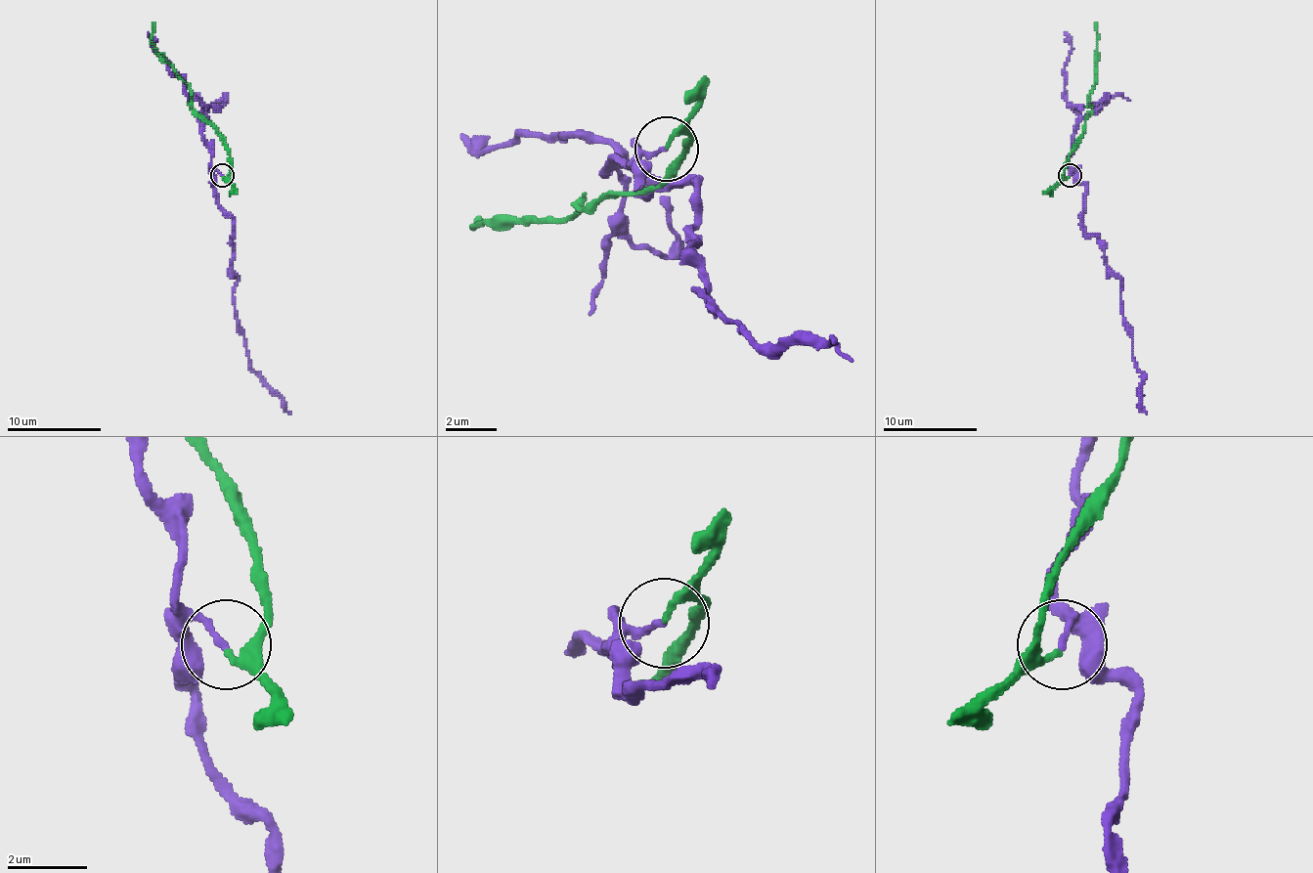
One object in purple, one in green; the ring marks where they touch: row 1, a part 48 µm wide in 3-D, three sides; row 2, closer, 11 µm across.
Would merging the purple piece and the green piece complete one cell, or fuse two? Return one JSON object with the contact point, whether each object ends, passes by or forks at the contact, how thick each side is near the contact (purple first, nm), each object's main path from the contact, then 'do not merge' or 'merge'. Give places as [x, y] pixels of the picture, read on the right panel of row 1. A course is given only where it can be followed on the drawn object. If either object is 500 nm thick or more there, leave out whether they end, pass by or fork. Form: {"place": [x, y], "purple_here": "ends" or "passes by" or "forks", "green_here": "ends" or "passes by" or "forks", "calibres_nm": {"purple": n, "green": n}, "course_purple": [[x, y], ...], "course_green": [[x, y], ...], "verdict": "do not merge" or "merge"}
{"place": [1070, 175], "purple_here": "ends", "green_here": "passes by", "calibres_nm": {"purple": 160, "green": 150}, "course_purple": [[1069, 175], [1075, 172], [1085, 187], [1083, 229], [1097, 238], [1106, 266], [1120, 281], [1146, 414]], "course_green": [[1069, 177], [1064, 172], [1072, 149], [1083, 135], [1085, 116], [1092, 107], [1097, 41], [1095, 22]], "verdict": "do not merge"}

